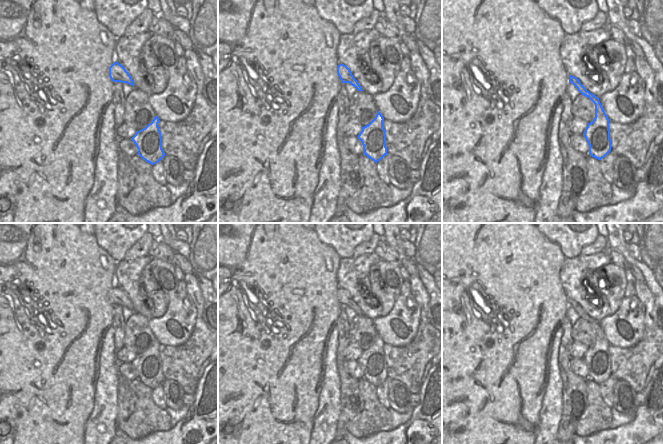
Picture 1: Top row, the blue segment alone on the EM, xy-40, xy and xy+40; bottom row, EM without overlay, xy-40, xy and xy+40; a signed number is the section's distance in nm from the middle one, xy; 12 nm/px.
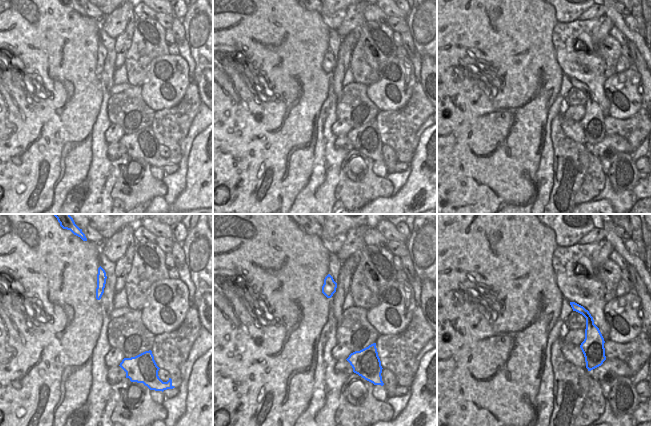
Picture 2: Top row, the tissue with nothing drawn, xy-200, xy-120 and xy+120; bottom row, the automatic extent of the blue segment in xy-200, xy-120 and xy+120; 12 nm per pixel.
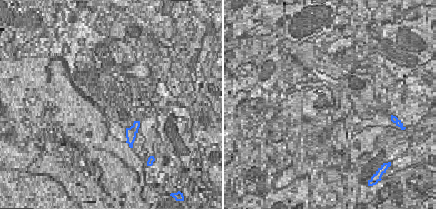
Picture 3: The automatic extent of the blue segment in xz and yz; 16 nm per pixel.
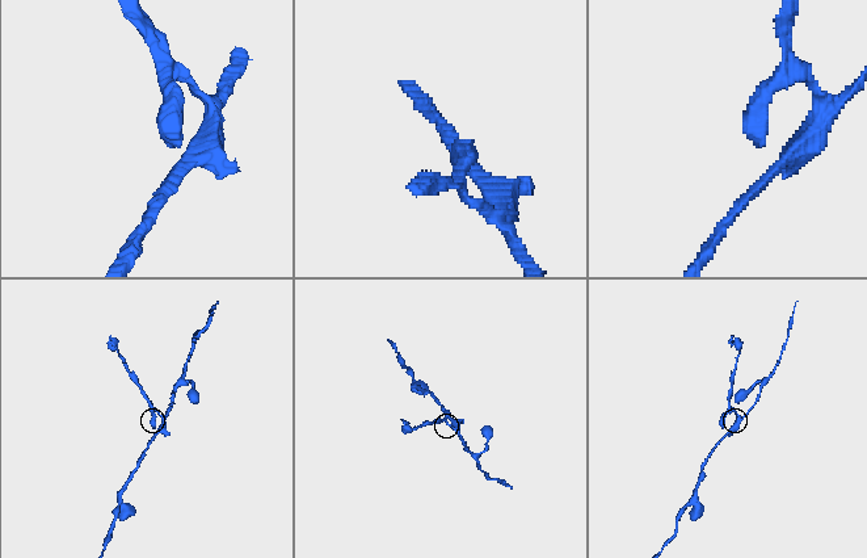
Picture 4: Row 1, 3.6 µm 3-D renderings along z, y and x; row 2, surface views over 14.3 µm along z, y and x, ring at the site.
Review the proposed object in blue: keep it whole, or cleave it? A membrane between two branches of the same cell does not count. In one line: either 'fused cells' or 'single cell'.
fused cells

